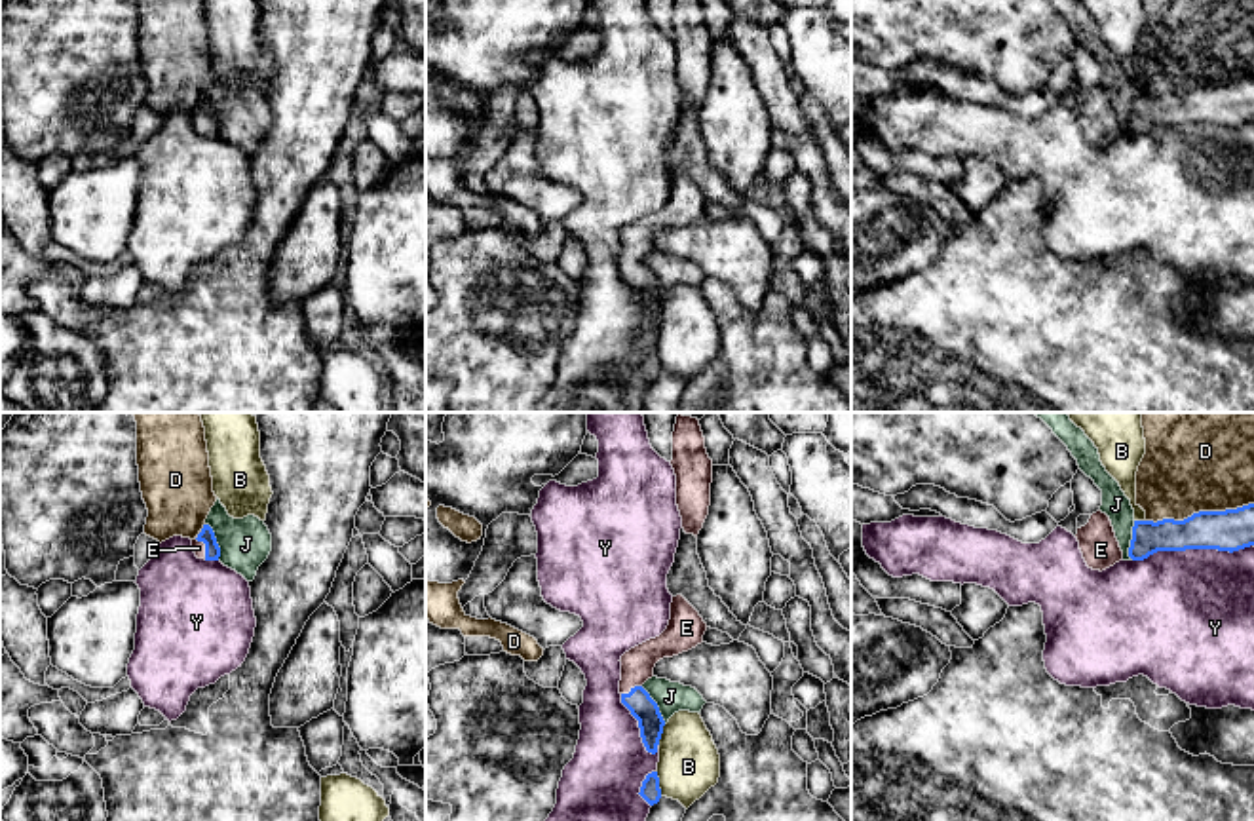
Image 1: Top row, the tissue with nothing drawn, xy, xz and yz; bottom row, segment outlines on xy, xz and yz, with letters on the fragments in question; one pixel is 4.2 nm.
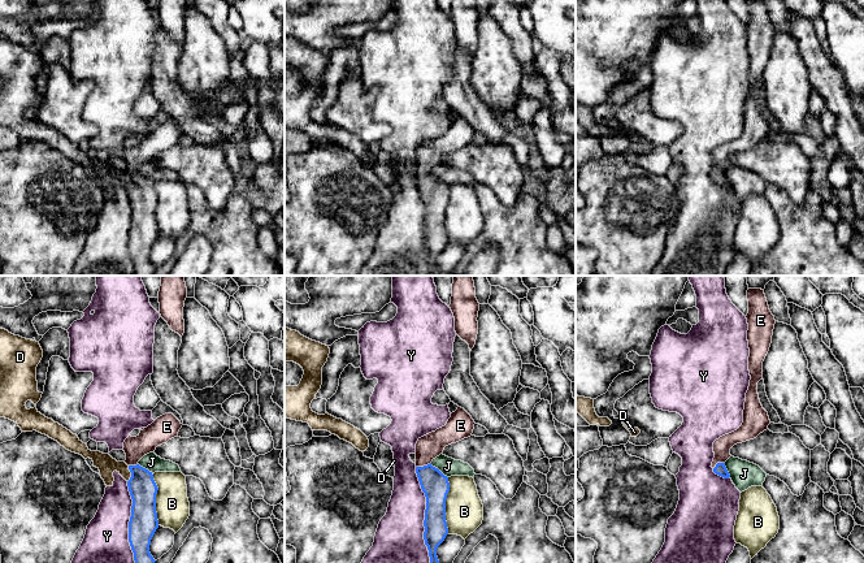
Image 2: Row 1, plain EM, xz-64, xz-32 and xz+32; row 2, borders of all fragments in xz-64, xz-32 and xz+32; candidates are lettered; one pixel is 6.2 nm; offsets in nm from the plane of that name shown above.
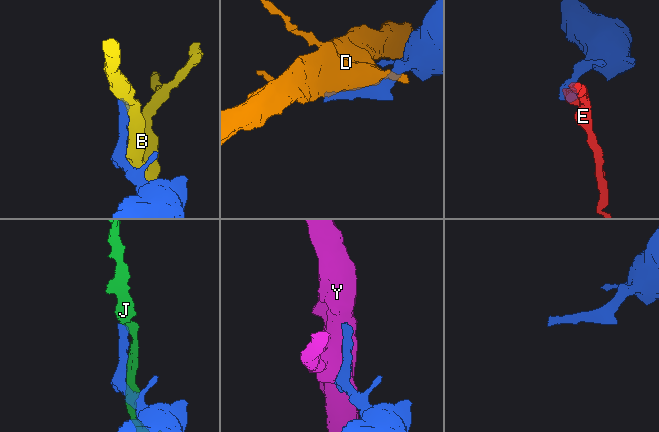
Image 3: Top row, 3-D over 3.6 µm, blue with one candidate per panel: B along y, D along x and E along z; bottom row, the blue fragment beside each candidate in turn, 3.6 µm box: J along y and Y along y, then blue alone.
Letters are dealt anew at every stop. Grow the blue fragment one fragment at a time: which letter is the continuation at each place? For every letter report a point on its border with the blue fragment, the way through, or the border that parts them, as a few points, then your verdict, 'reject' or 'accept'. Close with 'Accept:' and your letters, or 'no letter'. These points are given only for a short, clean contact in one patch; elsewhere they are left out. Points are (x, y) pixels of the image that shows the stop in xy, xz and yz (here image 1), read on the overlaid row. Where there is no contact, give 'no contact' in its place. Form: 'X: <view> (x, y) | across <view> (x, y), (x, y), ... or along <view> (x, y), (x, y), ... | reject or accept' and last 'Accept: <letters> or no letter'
B: xz (658, 783) | along xz (656, 770), (662, 795) | reject
D: yz (1199, 512) | reject
E: xz (631, 688) | across xz (643, 707), (631, 688), (637, 666) | accept
J: yz (1131, 540) | along yz (1135, 521), (1129, 548), (1131, 559) | reject
Y: yz (1192, 548) | reject
Accept: E

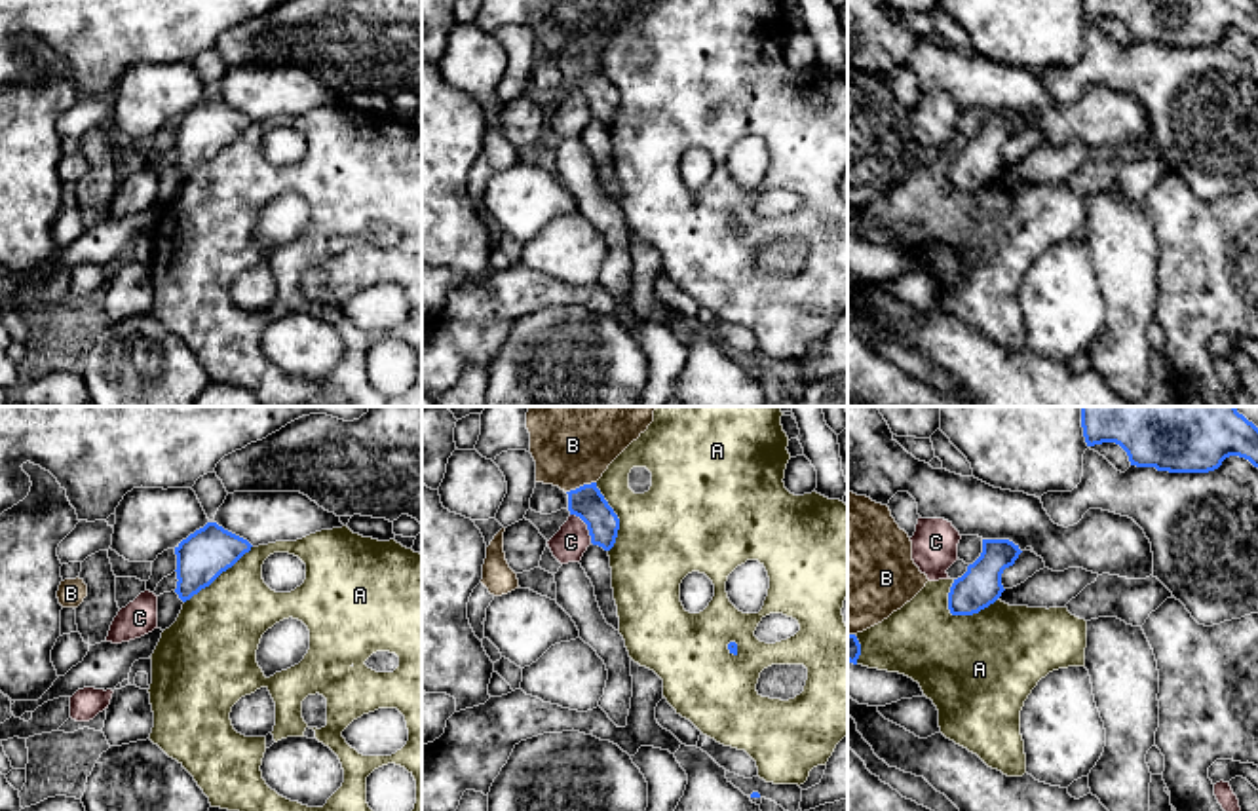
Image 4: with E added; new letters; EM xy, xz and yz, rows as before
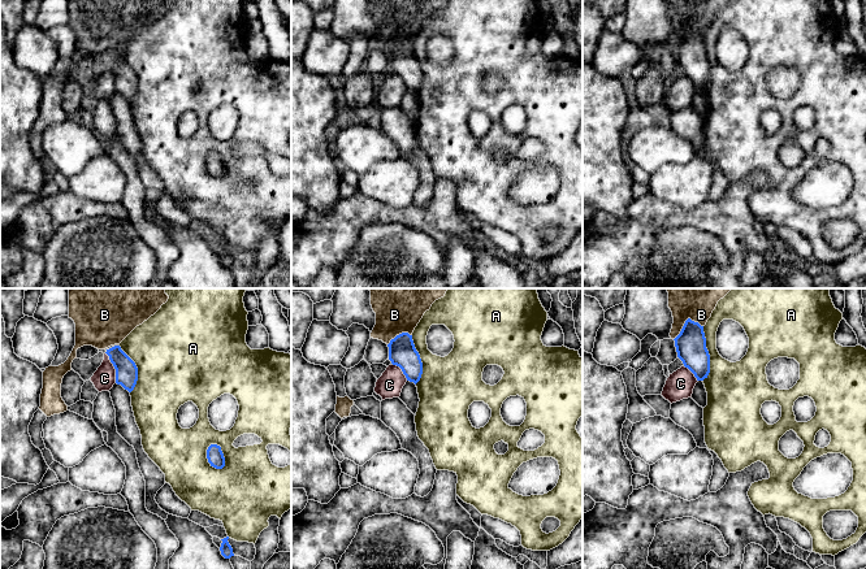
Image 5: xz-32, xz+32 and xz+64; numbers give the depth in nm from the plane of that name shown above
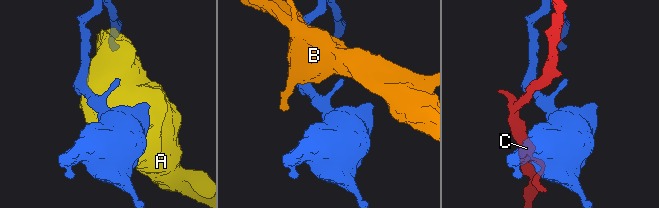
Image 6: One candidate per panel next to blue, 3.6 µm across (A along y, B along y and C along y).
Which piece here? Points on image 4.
A: yz (972, 614) | reject
B: xz (580, 487) | reject
C: xz (588, 527) | along xz (571, 513), (586, 525), (591, 542) | reject
Accept: no letter

